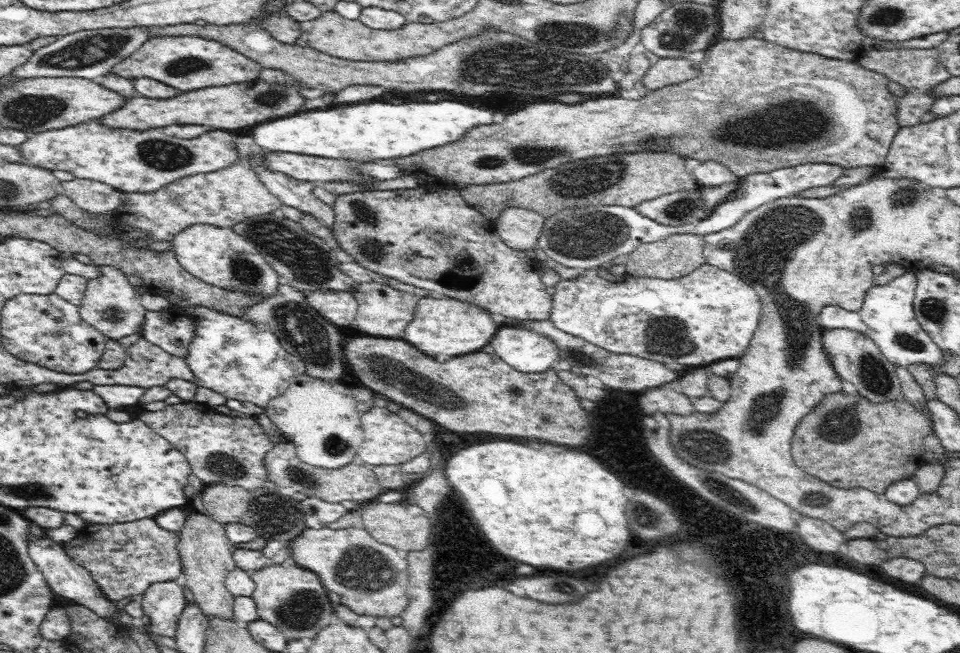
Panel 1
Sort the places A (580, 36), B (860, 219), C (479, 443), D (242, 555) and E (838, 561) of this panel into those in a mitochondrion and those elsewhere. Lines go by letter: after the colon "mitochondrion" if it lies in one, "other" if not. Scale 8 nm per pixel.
A: mitochondrion
B: mitochondrion
C: other
D: other
E: other

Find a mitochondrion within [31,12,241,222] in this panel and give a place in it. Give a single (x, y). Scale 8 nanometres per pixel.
(88, 51)

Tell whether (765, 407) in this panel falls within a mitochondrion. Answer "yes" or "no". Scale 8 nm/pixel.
yes

